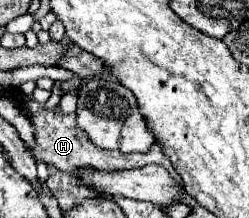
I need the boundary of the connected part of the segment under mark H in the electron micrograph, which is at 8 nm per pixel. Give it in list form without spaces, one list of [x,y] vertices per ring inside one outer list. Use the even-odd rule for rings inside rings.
[[[59,107],[55,109],[41,109],[35,117],[29,117],[33,127],[35,127],[35,147],[29,149],[31,155],[45,163],[47,167],[55,167],[61,173],[75,173],[79,169],[95,169],[95,171],[113,171],[113,169],[137,169],[149,163],[157,163],[163,165],[177,181],[181,181],[175,173],[175,169],[171,169],[171,161],[163,155],[159,145],[151,145],[151,149],[147,153],[131,153],[125,155],[121,151],[109,151],[109,149],[99,149],[95,145],[91,145],[87,133],[83,129],[79,129],[77,125],[77,113],[65,115],[59,111]]]

